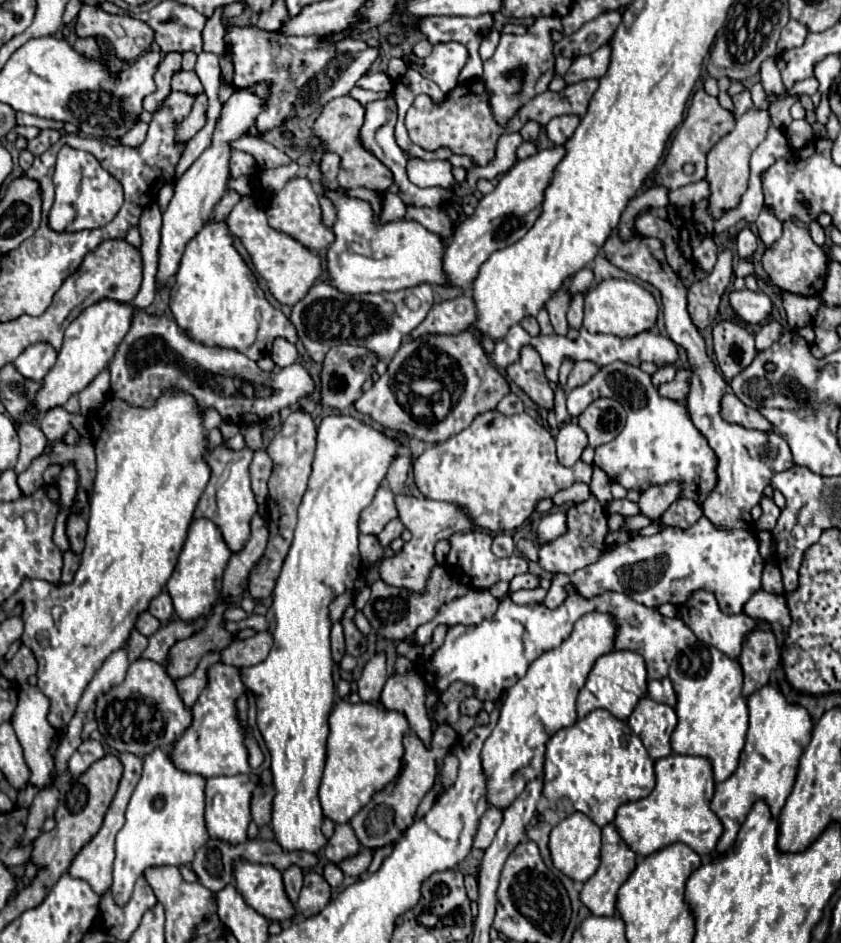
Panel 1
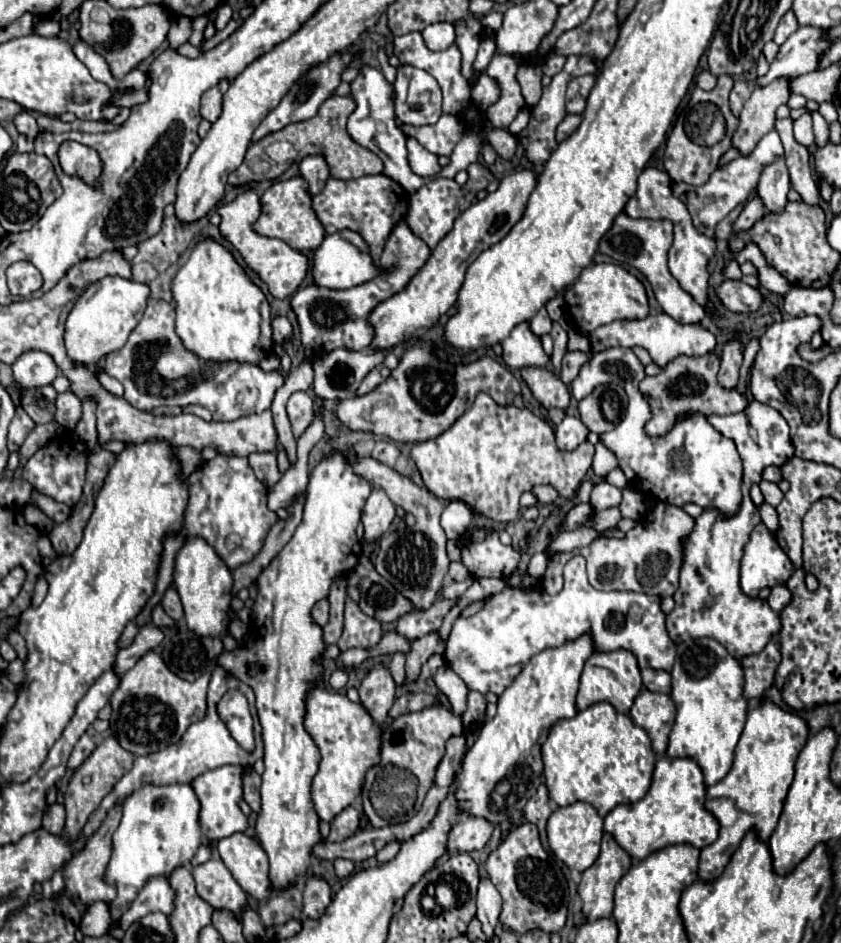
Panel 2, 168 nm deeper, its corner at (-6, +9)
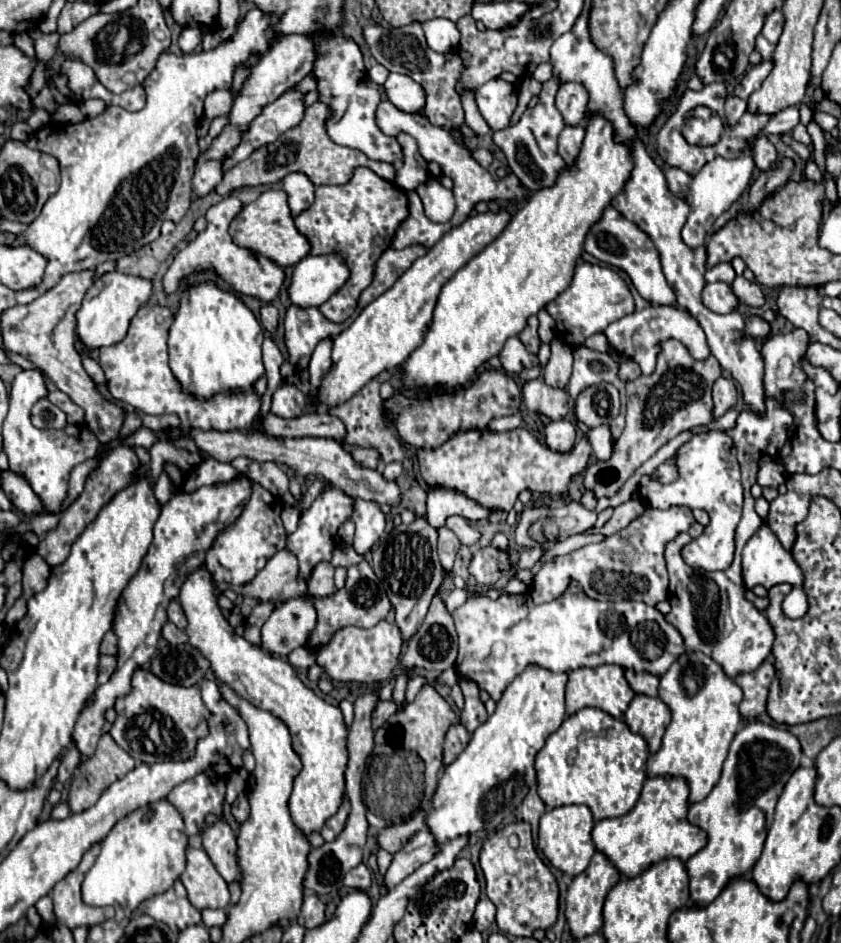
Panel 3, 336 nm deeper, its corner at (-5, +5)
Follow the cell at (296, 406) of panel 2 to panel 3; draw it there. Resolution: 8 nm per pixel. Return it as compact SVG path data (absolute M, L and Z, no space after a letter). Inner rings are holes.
M281 384L279 390L273 394L273 406L271 412L281 418L297 418L305 412L307 398L301 394L297 386Z

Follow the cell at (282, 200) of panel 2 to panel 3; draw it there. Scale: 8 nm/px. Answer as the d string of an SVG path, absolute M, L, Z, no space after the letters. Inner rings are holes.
M267 190L255 202L247 204L243 208L243 212L231 222L229 234L233 236L233 240L239 246L249 248L255 254L263 254L283 268L297 264L311 250L309 240L295 226L295 218L293 218L291 208L287 204L285 190Z

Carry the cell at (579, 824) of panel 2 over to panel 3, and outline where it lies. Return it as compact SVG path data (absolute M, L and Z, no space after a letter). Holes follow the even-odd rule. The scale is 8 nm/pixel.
M559 806L559 808L553 808L551 812L543 814L537 844L539 844L541 852L545 854L545 858L555 868L563 870L569 876L577 876L589 866L589 862L595 854L595 844L591 838L593 826L595 826L595 820L587 806Z

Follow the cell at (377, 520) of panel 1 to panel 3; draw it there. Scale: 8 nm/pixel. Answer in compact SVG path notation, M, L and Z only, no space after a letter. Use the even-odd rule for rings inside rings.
M355 498L355 512L353 512L351 520L355 522L355 528L357 528L355 540L353 540L353 550L357 554L365 554L371 550L371 546L383 534L385 514L381 512L377 502Z

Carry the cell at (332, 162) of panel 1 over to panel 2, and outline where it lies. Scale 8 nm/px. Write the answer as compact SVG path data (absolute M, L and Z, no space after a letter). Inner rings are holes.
M306 156L300 162L300 176L308 182L308 190L312 196L320 194L324 182L330 178L326 160L322 156Z

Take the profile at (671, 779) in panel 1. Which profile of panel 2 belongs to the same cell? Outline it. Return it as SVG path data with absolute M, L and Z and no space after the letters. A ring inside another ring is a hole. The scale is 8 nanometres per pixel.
M660 758L652 776L650 790L634 804L620 804L604 818L604 832L608 832L622 850L634 860L672 844L690 844L704 848L718 838L718 822L704 808L704 776L698 764L690 758Z

